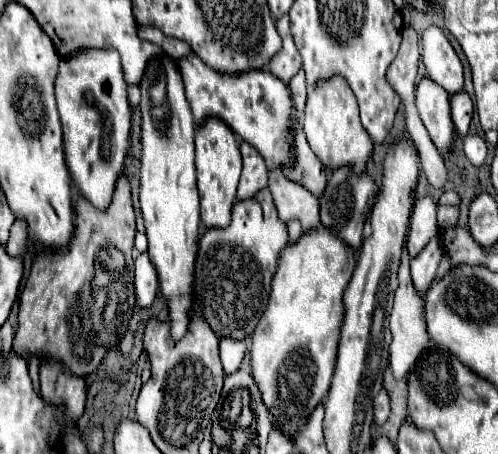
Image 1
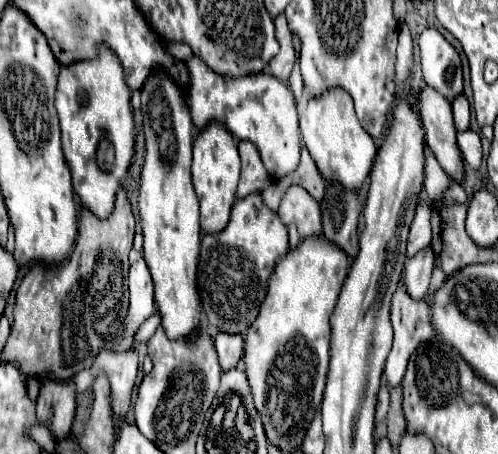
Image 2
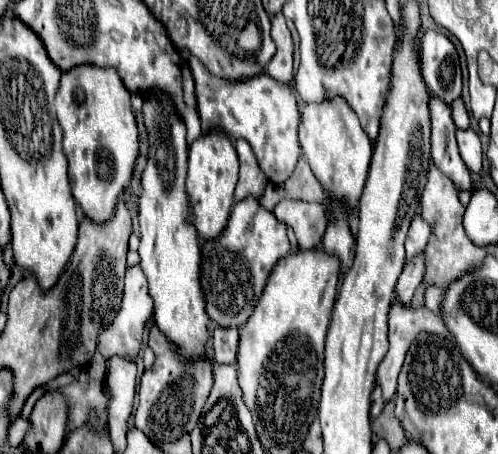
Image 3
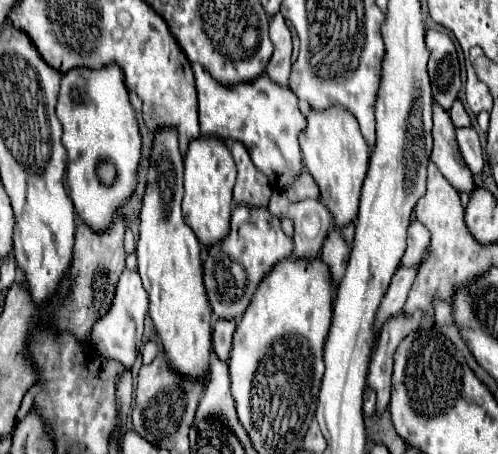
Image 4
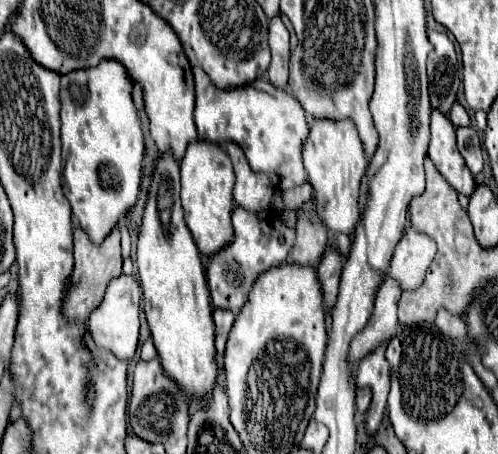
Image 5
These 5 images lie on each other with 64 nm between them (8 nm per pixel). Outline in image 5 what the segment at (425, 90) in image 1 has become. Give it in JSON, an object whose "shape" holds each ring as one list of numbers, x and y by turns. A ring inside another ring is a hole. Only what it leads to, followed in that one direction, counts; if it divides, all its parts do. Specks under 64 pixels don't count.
{"shape":[[432,110,430,118,430,144,428,144,428,156,438,168,438,172,444,176,444,180,464,196,470,196,476,188,474,176,464,164,464,158,460,156,456,148,456,128,446,116,440,116,440,112]]}

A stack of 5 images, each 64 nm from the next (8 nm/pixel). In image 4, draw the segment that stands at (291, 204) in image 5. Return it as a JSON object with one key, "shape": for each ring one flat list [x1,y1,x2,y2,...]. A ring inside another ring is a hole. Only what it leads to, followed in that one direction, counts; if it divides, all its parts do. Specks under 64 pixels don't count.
{"shape":[[306,170,290,188,286,188,286,196,290,202,298,202,304,198,318,198,318,194,320,194,320,190,316,188,316,182,312,180,312,176]]}

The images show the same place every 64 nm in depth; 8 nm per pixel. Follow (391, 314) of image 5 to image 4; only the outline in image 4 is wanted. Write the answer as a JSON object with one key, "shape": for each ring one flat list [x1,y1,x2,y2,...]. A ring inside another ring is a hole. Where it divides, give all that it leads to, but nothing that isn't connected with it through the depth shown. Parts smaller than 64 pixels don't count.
{"shape":[[400,268,394,276,392,276,392,282,388,284,386,288,386,294,378,306,378,312,376,312,376,332,382,330,382,326,396,314,400,314,402,306,404,306,404,300,412,288,412,282,416,278,418,270,414,268]]}

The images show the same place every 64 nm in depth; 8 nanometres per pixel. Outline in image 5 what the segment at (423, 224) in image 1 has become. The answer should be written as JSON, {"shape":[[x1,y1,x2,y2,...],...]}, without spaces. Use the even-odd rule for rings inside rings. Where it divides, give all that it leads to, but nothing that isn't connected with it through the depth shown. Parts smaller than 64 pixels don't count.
{"shape":[[410,228,396,244,384,280,388,278,396,280,402,290,418,288,428,270,428,262,432,262,434,254,436,254,434,240]]}

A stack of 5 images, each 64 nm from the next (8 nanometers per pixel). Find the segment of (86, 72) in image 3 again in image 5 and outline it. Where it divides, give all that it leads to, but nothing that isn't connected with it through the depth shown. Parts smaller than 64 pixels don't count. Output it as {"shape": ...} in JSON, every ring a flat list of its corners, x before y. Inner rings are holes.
{"shape":[[102,60,94,68,76,70,62,74,62,144,66,144,68,154,64,156,62,186,64,196,70,202,72,218,88,234,94,244,102,240,116,228,118,220,136,204,140,178,142,178,142,160,144,160,144,134,138,118,138,110,132,102,132,78,128,70,118,60]]}

